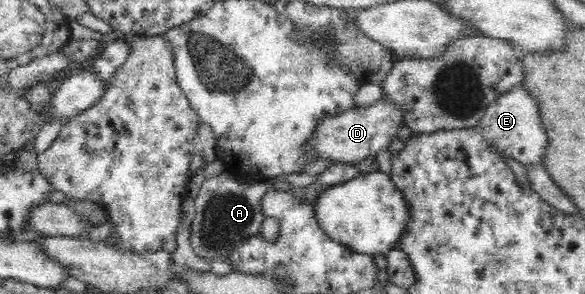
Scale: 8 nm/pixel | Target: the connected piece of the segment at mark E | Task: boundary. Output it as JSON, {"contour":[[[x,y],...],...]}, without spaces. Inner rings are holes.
{"contour":[[[524,86],[514,87],[501,94],[486,110],[486,114],[478,124],[484,131],[484,139],[502,157],[513,158],[522,165],[540,165],[544,167],[546,152],[550,150],[550,138],[542,124],[540,102],[534,98],[530,90]]]}

